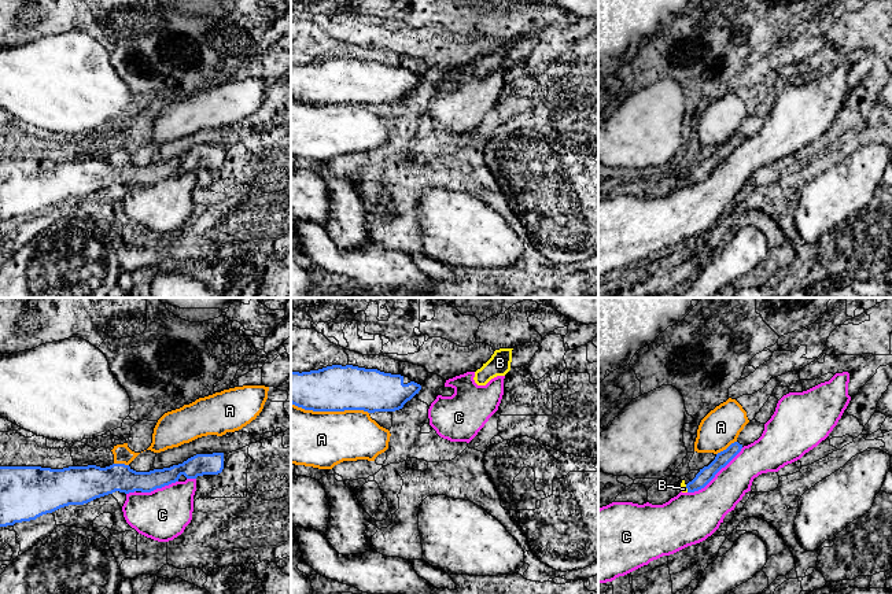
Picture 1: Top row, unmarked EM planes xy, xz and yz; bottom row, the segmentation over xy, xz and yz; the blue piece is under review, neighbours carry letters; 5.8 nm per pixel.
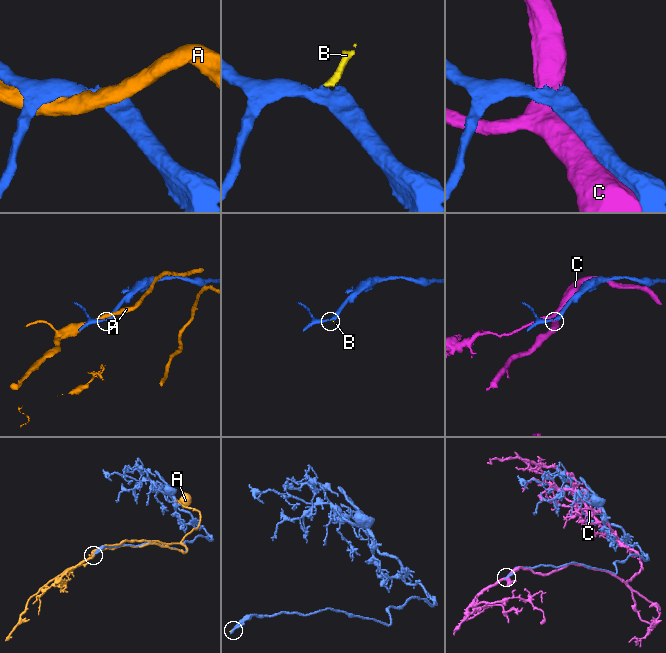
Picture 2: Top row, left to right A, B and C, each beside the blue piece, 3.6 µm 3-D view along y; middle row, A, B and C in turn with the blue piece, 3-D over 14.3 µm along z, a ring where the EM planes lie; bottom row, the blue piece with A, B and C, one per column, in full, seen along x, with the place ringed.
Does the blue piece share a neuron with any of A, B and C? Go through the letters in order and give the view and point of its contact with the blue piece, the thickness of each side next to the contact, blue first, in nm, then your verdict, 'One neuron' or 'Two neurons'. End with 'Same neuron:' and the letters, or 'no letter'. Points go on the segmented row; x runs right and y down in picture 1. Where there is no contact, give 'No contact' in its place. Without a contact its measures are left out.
A: Touches blue at xz (330, 410). Thickness 280 nm (blue) against 340 nm. Two neurons
B: Touches blue at yz (686, 487). Thickness 90 nm (blue) against 40 nm. One neuron
C: Touches blue at yz (715, 473). Thickness 90 nm (blue) against 260 nm. Two neurons
Same neuron: B

